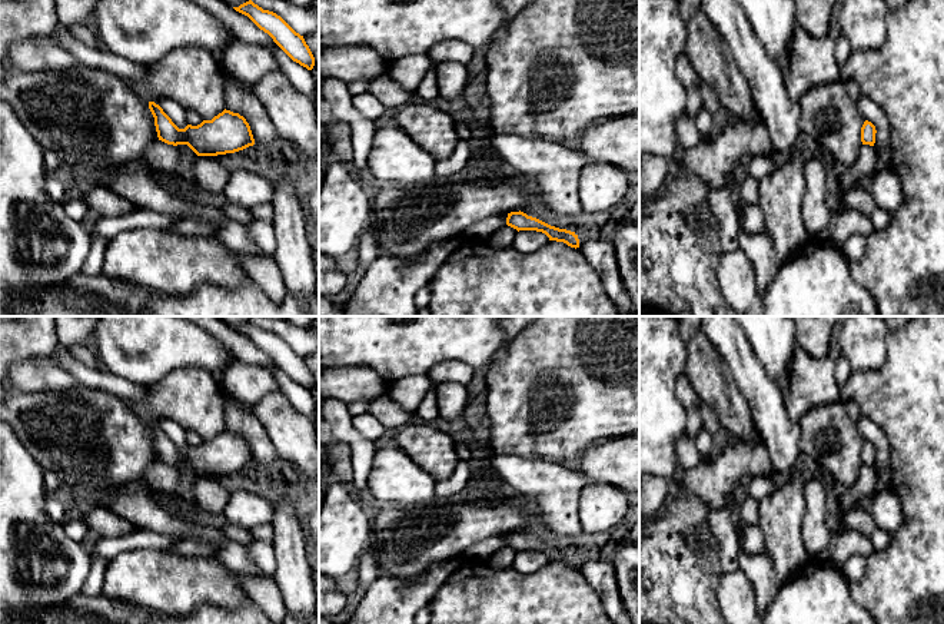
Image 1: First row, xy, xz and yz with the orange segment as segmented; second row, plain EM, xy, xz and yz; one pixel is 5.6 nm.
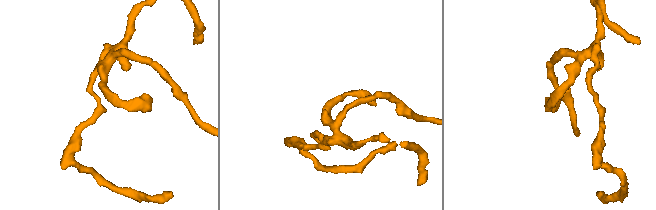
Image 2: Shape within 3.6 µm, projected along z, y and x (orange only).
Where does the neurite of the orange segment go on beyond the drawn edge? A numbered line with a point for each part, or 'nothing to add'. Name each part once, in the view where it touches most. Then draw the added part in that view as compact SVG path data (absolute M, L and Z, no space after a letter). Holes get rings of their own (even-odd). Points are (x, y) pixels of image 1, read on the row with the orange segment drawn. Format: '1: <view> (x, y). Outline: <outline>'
nothing to add

